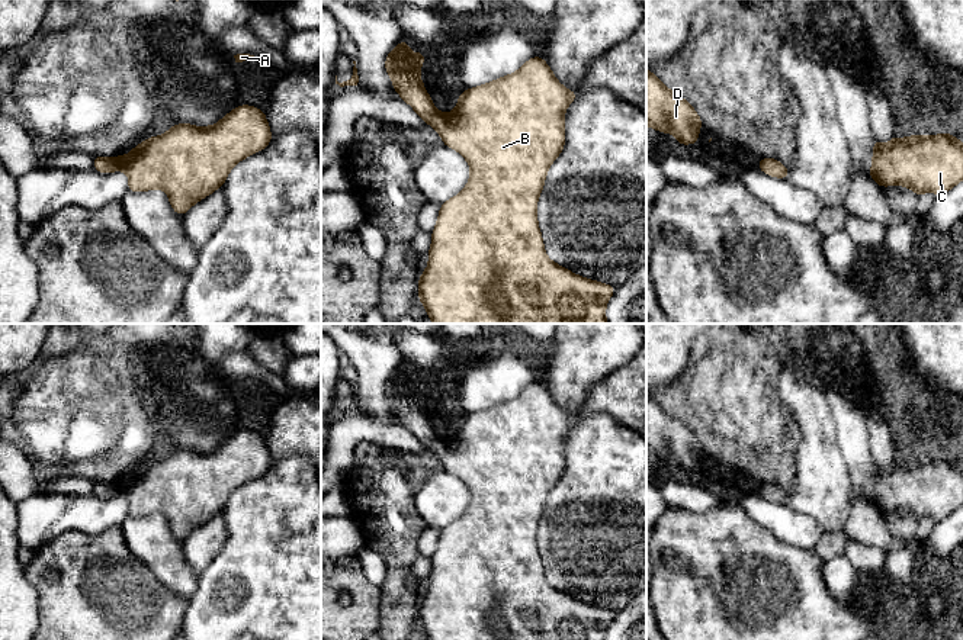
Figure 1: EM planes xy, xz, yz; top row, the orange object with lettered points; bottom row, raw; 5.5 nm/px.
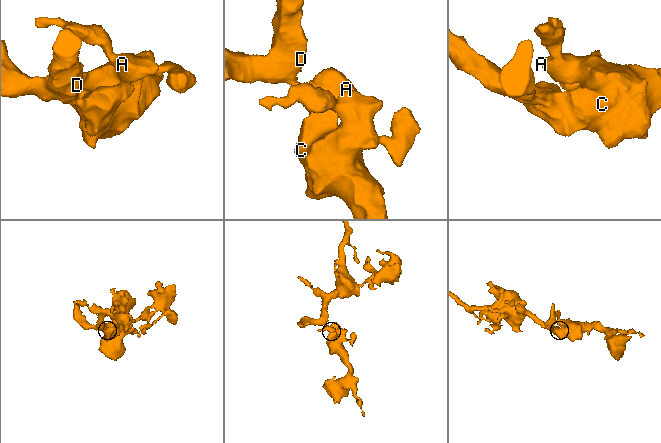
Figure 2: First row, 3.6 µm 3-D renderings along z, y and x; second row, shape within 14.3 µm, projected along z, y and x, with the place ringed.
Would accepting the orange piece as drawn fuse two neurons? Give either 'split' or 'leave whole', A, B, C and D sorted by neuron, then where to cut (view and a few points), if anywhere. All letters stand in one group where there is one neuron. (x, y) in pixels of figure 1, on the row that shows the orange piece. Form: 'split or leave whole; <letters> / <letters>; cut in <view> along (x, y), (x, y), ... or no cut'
leave whole; A B C D; no cut

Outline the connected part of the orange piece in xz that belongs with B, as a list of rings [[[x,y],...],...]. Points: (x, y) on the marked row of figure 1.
[[[404,38],[385,60],[385,70],[391,77],[392,86],[399,97],[407,102],[426,125],[431,125],[442,136],[443,145],[462,154],[471,167],[471,177],[465,189],[452,199],[440,205],[437,223],[431,232],[431,247],[428,250],[428,266],[418,279],[418,300],[424,305],[433,324],[607,324],[606,305],[613,296],[616,287],[581,277],[565,267],[549,260],[545,253],[543,238],[539,229],[536,206],[543,190],[545,179],[550,164],[558,158],[565,147],[565,110],[577,99],[577,91],[565,89],[555,77],[545,58],[533,57],[526,61],[516,73],[507,74],[479,87],[471,87],[459,94],[453,112],[443,113],[434,109],[430,94],[424,90],[423,78],[418,77],[424,52],[411,52],[408,41]]]

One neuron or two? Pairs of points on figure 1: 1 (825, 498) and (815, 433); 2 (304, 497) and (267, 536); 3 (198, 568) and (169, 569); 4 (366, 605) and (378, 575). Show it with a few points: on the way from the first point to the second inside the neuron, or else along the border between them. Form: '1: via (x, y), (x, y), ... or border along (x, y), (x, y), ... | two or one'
1: via (822, 482), (817, 449) | one
2: via (294, 507), (278, 526) | one
3: border along (180, 542), (185, 560), (198, 578) | two
4: border along (358, 556), (363, 575), (379, 587) | two

